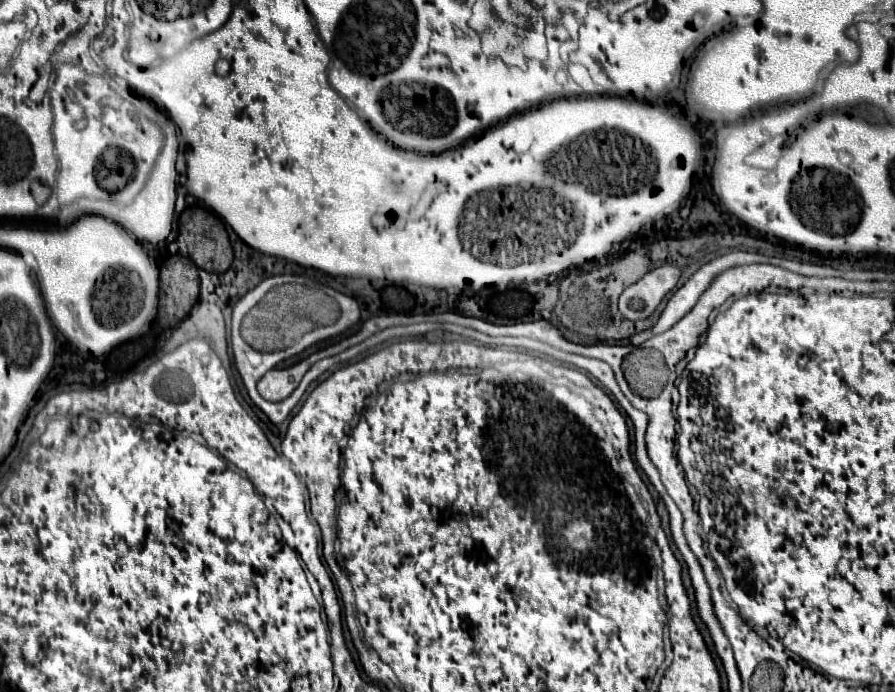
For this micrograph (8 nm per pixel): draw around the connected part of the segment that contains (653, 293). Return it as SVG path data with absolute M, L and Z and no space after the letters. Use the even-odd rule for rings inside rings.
M662 265L658 269L652 269L638 283L624 289L618 301L620 313L630 321L648 319L656 311L664 295L676 287L680 275L682 269L674 265Z

